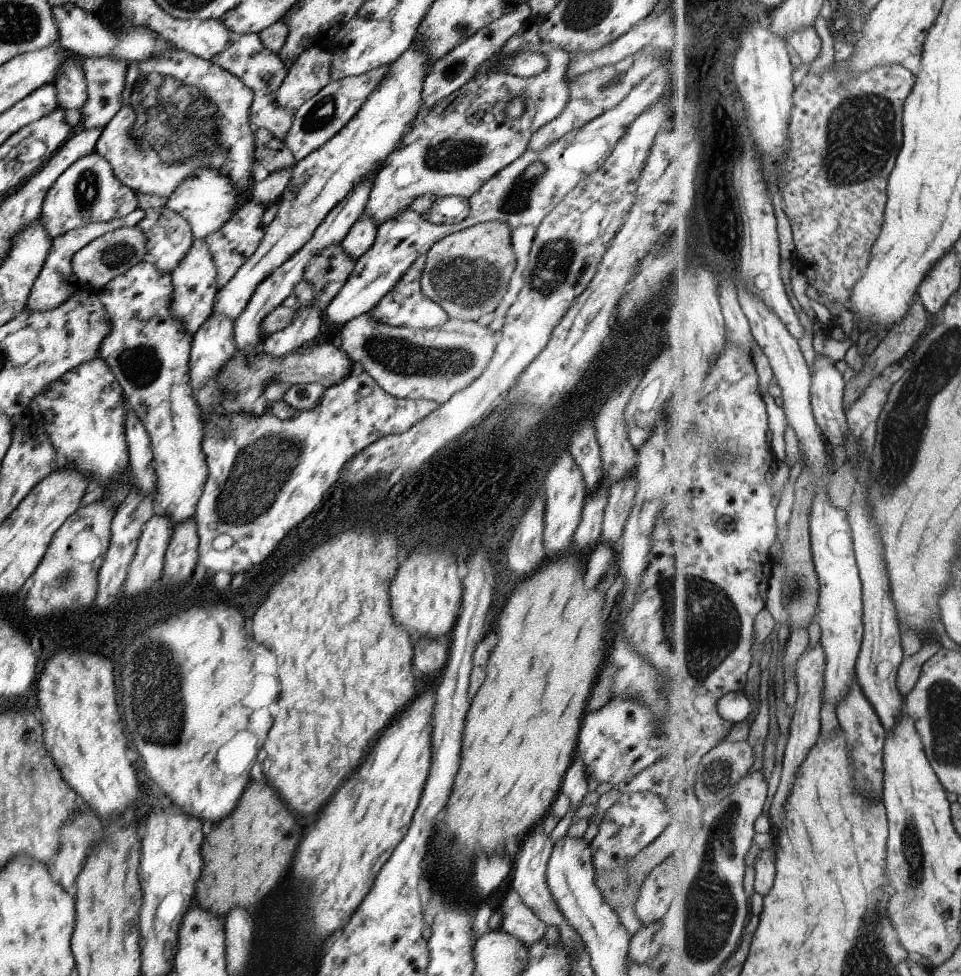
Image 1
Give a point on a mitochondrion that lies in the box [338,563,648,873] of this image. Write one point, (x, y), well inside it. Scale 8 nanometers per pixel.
(447, 854)

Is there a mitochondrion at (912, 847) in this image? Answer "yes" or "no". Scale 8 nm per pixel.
yes

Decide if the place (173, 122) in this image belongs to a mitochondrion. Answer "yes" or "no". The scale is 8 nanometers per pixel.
yes

